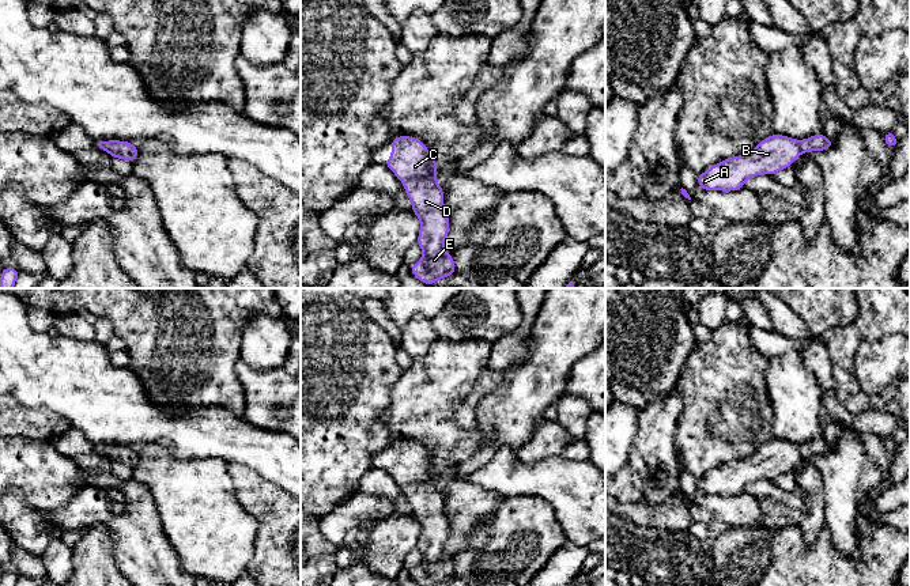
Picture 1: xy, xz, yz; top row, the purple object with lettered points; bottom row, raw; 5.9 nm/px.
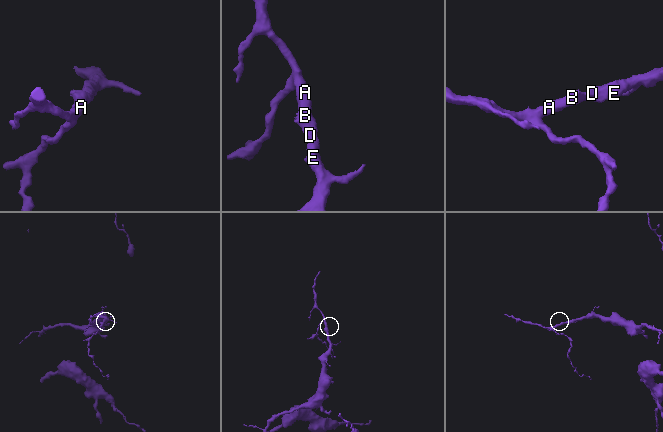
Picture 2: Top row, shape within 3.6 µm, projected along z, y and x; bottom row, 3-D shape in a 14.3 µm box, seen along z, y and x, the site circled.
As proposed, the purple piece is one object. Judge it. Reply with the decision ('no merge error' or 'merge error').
no merge error

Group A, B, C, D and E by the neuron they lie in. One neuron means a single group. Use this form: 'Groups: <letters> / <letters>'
Groups: A B C D E

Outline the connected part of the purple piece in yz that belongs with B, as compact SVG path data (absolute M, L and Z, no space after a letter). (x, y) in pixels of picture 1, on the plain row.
M823 436L805 445L773 438L752 455L724 464L698 479L698 491L703 495L732 496L744 492L747 484L767 479L774 480L793 469L803 457L826 455L835 449Z

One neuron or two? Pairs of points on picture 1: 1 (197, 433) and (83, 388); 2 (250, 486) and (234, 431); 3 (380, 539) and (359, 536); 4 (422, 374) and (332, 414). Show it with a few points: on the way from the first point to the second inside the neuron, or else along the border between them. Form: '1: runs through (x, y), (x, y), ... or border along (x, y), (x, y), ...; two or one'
1: runs through (169, 427), (124, 415), (112, 407); one
2: border along (229, 462), (245, 465), (272, 483); two
3: border along (352, 536), (361, 544), (369, 543); two
4: border along (404, 370), (391, 390), (388, 408), (380, 418); two

